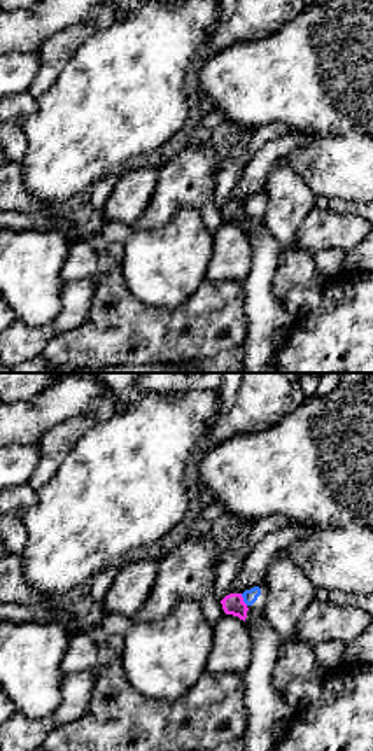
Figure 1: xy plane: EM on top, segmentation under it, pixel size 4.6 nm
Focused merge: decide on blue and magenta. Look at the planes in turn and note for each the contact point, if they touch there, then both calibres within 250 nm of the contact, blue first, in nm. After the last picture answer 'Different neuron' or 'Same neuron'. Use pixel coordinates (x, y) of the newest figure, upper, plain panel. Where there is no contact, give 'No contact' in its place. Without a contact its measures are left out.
Touches blue at (244, 207). Thickness 70 nm (blue) against 100 nm

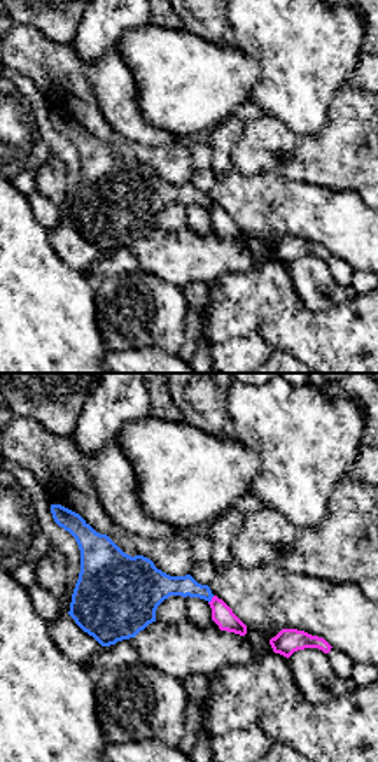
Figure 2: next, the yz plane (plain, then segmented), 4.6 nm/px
Touches blue at (210, 207). Thickness 140 nm (blue) against 100 nm

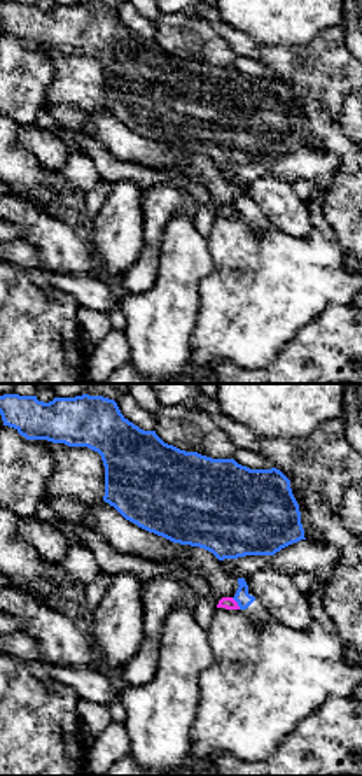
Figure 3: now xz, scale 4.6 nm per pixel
Touches blue at (236, 209). Thickness 70 nm (blue) against 60 nm

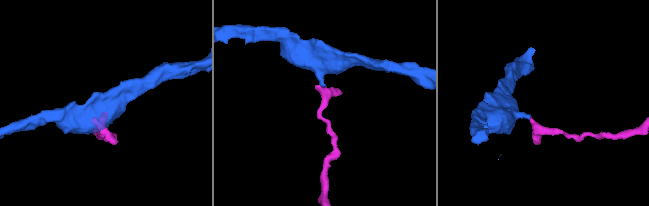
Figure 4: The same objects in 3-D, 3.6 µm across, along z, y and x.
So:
Different neuron

